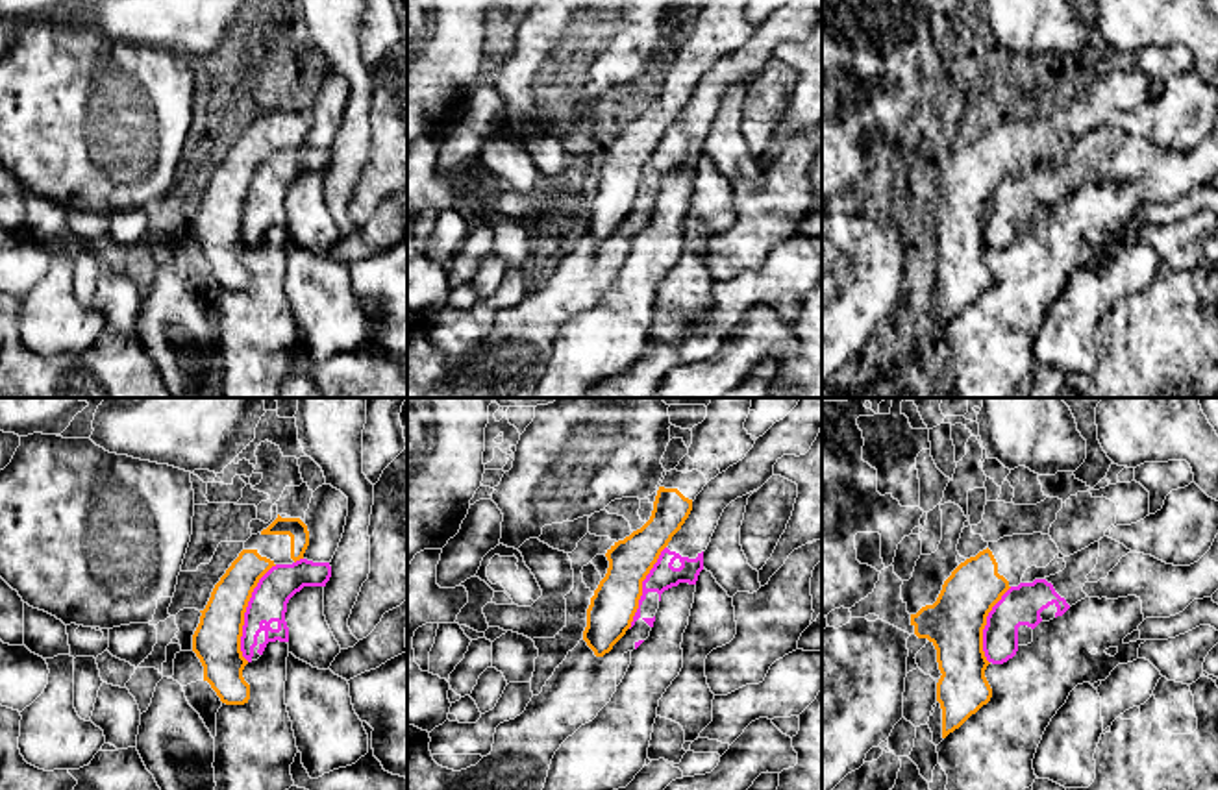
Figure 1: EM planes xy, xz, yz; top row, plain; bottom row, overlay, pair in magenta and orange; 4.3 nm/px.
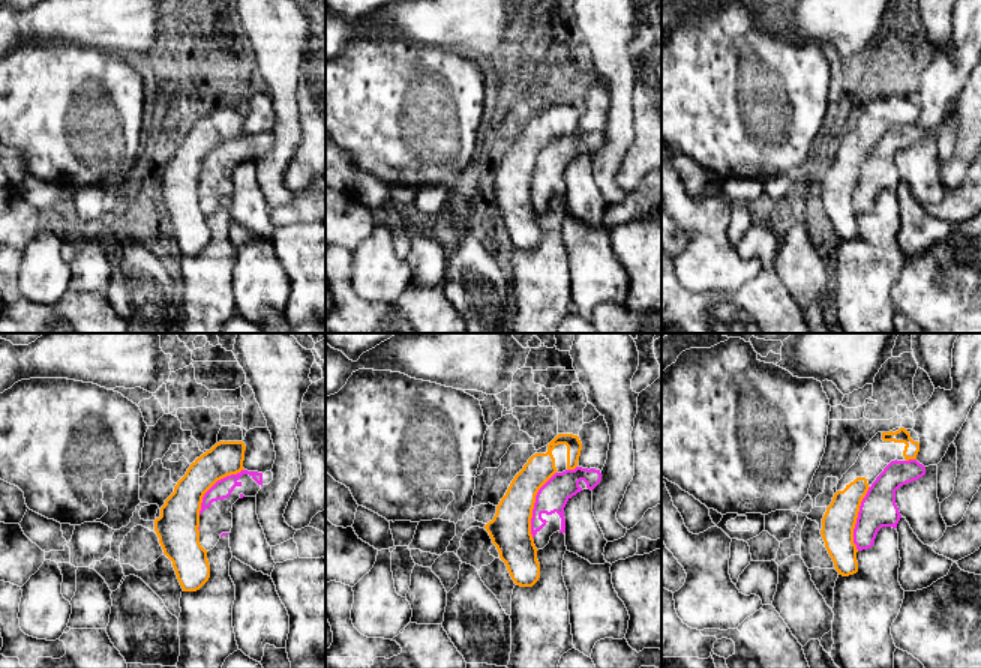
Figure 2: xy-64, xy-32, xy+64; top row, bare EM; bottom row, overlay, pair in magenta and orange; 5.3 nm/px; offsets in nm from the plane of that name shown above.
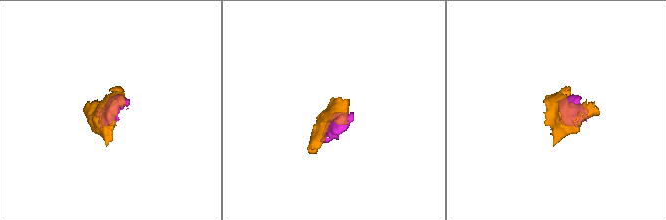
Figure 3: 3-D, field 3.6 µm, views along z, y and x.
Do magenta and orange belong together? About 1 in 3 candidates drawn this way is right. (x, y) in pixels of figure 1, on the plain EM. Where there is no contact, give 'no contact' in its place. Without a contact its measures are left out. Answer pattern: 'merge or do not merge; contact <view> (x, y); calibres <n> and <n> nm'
do not merge; contact xy (245, 198); calibres 160 and 200 nm

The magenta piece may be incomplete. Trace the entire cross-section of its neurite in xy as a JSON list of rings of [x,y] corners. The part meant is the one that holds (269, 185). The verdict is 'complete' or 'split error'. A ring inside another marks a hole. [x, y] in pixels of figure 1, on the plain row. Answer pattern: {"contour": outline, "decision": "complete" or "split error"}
{"contour": [[[300,144],[292,150],[272,152],[259,165],[244,198],[242,242],[252,248],[263,241],[268,228],[289,228],[285,207],[289,185],[304,172],[326,172],[329,163],[329,148]]], "decision": "split error"}

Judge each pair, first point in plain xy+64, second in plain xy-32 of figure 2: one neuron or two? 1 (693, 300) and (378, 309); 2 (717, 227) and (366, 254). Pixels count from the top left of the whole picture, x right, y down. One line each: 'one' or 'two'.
1: one
2: one

